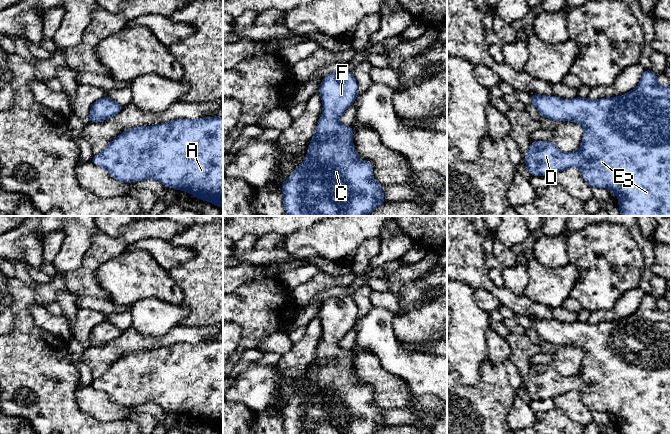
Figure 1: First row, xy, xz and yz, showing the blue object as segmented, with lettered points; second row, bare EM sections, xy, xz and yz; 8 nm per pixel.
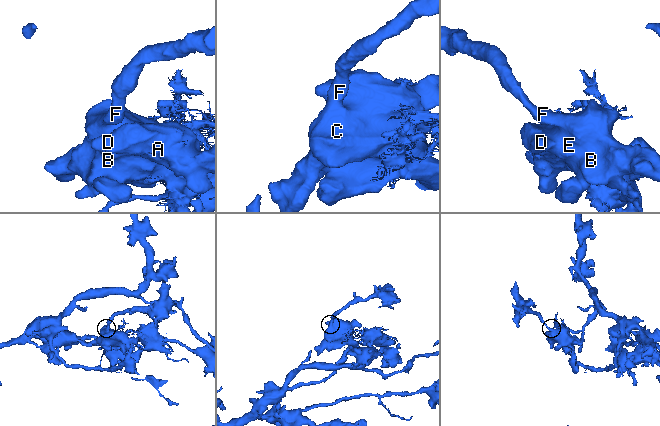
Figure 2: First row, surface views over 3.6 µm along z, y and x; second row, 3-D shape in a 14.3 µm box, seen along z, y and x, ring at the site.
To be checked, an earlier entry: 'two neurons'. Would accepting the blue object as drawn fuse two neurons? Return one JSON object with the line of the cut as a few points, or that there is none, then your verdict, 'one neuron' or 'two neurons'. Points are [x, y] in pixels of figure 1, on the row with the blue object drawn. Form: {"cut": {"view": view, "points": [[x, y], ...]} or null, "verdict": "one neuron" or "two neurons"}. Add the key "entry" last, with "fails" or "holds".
{"cut": null, "verdict": "one neuron", "entry": "fails"}

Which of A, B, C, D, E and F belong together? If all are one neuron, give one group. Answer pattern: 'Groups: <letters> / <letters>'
Groups: A B C D E F

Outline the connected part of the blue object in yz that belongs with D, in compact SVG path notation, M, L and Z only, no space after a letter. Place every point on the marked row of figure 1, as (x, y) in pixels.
M644 70L638 86L619 97L593 101L530 96L544 118L573 121L584 128L582 145L575 152L562 152L552 141L532 141L524 158L531 176L580 167L592 188L609 188L620 199L621 216L671 216L671 85L661 86L652 70Z

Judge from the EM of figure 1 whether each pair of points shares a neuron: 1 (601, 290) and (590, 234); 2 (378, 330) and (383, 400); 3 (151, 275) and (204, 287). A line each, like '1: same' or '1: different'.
1: same
2: different
3: different

